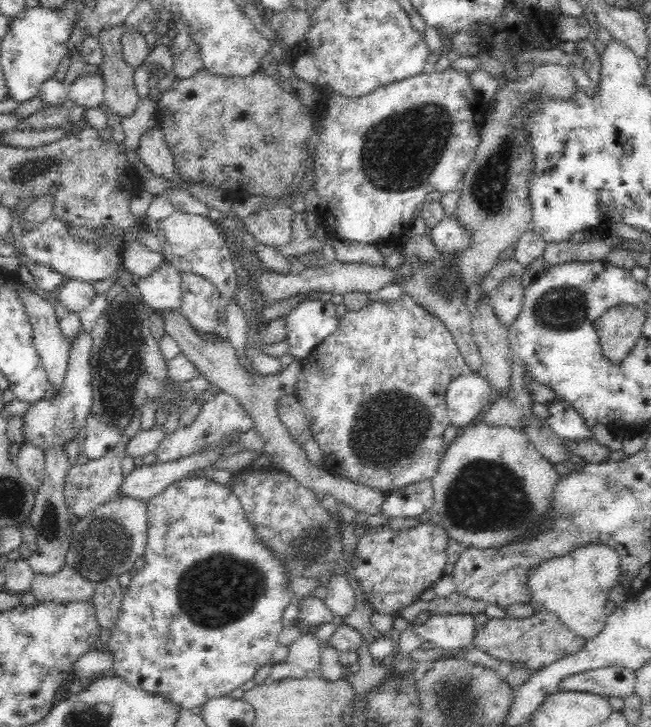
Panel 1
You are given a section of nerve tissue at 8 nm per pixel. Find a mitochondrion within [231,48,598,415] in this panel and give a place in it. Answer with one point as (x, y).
(402, 153)

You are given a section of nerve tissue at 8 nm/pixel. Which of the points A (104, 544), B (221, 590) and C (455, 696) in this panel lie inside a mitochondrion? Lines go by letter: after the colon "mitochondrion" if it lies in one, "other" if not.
A: mitochondrion
B: mitochondrion
C: mitochondrion

